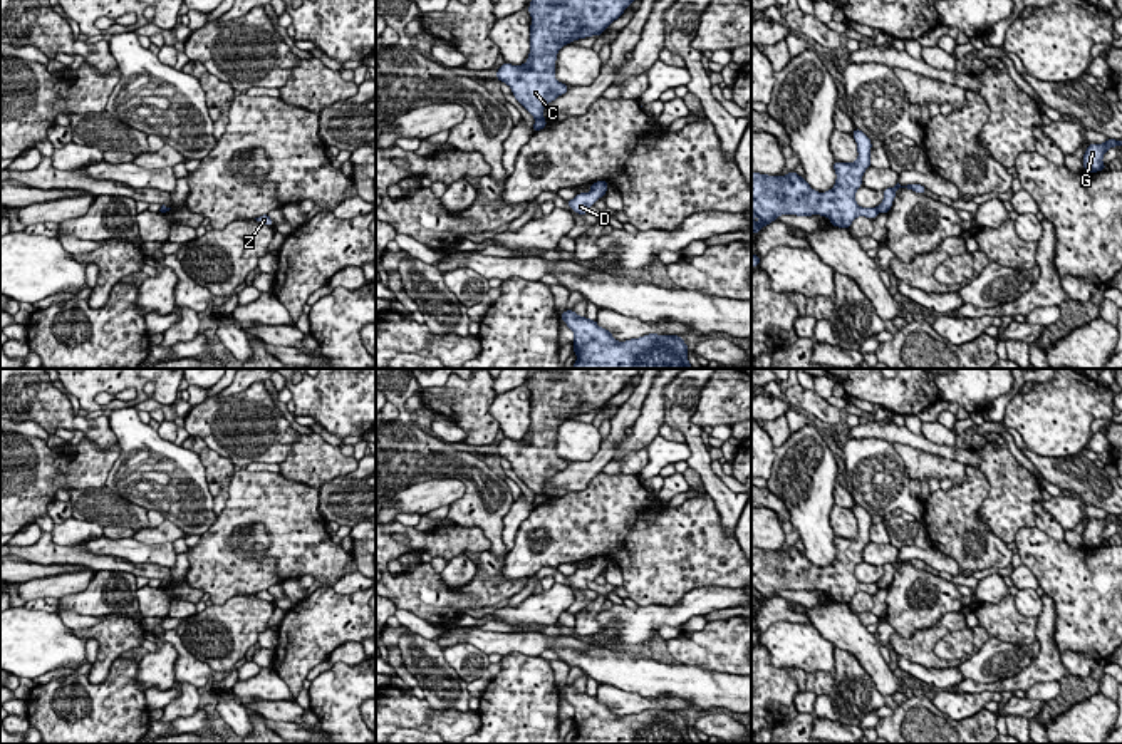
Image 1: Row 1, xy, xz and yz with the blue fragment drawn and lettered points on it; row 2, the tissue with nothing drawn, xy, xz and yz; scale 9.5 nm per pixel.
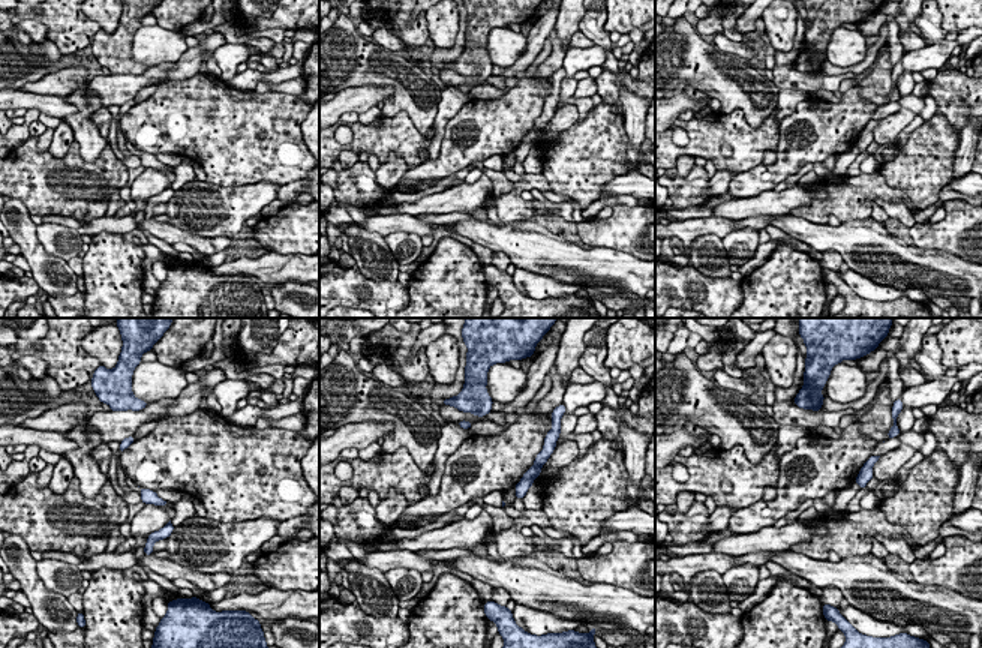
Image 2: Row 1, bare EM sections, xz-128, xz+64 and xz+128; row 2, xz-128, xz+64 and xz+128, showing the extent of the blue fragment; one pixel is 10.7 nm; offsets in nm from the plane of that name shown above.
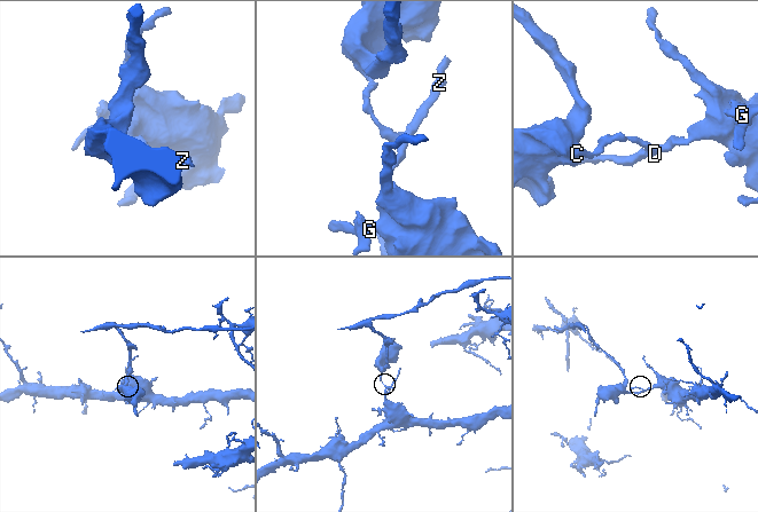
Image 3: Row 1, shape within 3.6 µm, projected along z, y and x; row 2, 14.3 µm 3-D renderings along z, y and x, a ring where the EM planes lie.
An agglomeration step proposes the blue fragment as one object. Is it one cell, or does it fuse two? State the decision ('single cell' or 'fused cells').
fused cells

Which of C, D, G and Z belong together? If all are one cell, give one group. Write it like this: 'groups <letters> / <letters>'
groups C / D G Z

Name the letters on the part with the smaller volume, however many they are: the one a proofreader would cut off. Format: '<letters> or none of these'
C

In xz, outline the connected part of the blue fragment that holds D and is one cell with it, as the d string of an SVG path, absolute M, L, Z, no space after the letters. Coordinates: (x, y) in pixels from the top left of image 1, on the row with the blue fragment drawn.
M605 179L590 184L589 193L579 193L574 199L567 201L574 213L589 214L587 208L594 206L599 198L605 194L609 184Z

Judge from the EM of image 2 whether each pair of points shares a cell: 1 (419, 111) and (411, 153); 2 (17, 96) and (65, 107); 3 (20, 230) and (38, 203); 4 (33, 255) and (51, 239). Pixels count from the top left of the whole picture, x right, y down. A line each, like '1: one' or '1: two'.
1: two
2: one
3: two
4: two

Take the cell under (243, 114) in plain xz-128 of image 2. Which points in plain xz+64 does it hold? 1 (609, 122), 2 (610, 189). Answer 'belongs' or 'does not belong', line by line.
1: belongs
2: does not belong

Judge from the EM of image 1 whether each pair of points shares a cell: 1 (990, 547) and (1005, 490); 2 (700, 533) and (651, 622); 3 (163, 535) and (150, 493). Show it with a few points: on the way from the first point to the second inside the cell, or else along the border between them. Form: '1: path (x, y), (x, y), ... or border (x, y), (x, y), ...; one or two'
1: border (988, 493), (978, 518), (1007, 545); two
2: border (695, 587), (673, 605), (638, 607); two
3: border (165, 518), (186, 535); two

